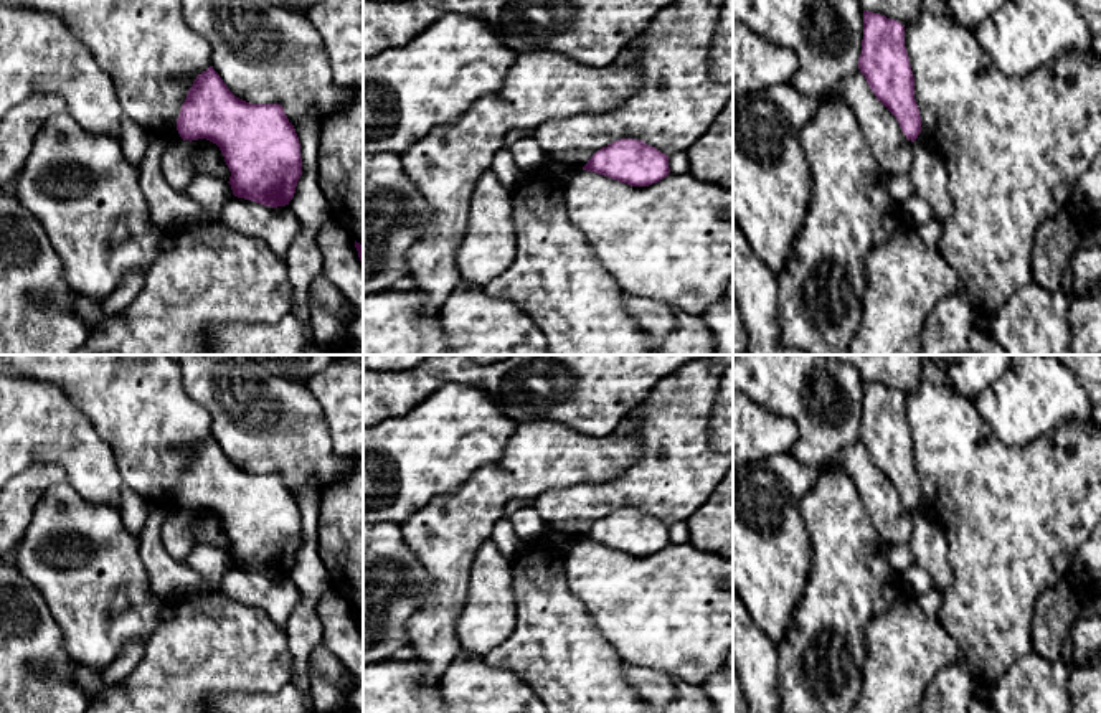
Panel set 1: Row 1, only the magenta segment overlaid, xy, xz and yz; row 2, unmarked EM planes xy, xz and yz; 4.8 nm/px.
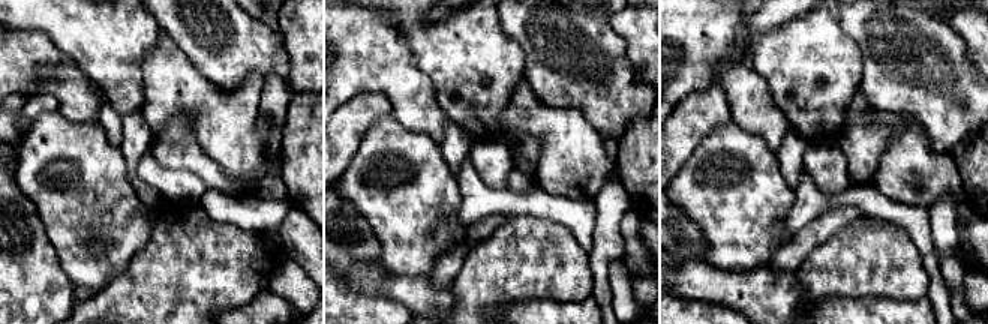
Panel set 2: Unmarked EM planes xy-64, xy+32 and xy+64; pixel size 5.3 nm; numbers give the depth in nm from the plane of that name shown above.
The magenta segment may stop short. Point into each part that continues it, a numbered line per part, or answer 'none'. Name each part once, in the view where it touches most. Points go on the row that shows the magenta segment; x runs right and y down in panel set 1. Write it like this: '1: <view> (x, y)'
none

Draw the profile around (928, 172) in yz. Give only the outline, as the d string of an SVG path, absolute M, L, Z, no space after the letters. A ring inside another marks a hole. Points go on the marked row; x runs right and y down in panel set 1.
M916 140L913 142L910 178L916 196L926 200L933 208L933 218L944 224L954 211L949 173L943 158Z

